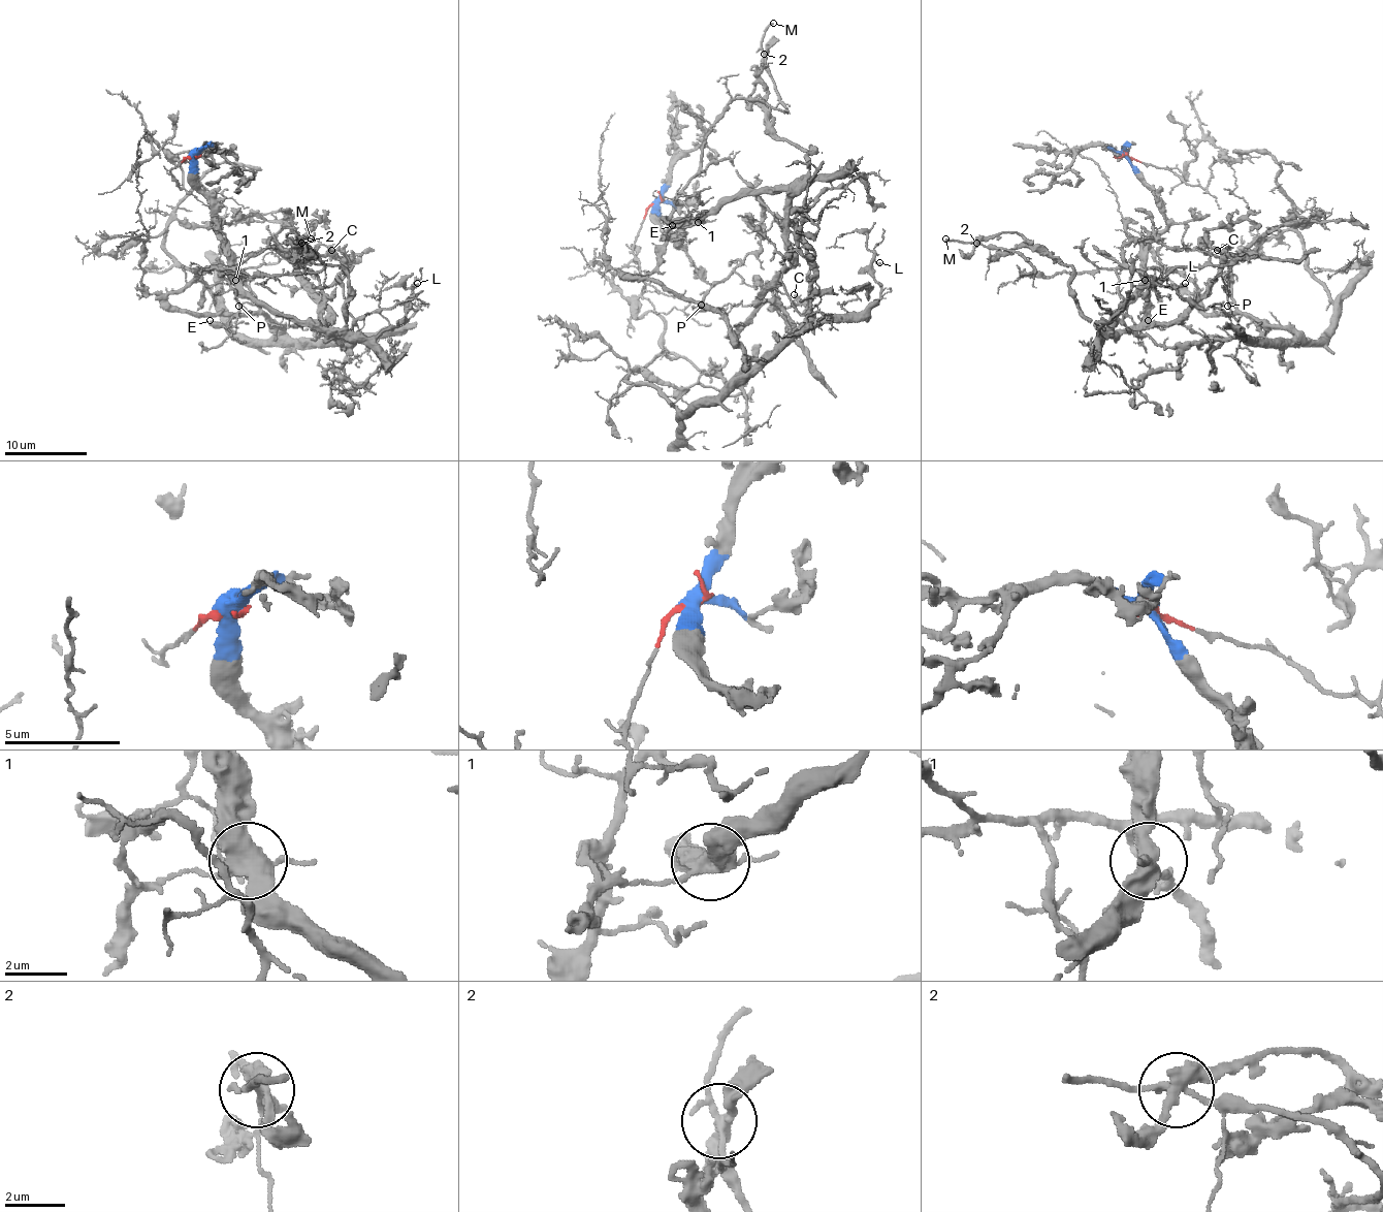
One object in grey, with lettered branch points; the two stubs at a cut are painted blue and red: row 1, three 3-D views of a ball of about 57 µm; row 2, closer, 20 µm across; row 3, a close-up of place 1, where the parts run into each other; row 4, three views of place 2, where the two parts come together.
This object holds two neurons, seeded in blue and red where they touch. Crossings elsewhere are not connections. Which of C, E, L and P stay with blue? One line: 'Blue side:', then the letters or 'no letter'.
Blue side: C

